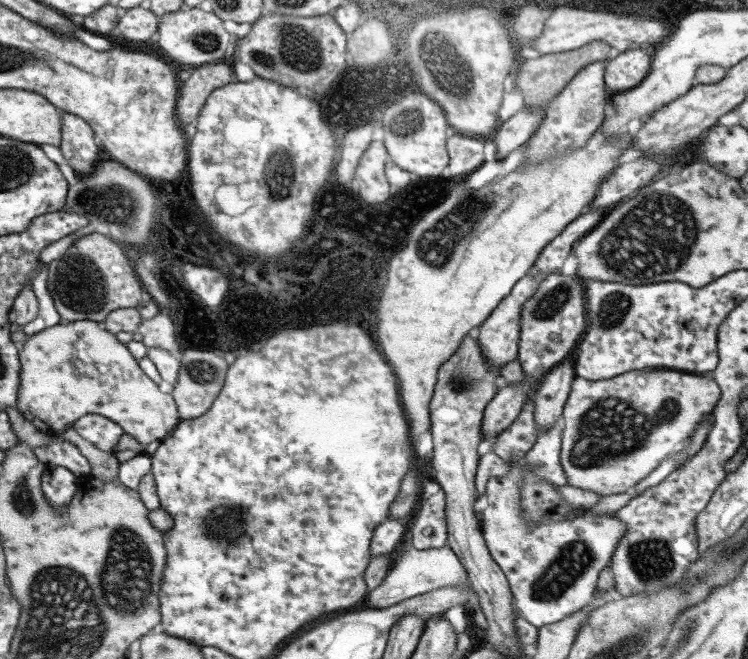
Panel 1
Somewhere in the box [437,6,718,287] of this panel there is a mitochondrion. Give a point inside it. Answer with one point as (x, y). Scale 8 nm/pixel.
(662, 238)

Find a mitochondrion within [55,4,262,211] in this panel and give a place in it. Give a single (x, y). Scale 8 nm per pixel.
(207, 41)

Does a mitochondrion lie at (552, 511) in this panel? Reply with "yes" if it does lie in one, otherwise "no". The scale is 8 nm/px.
no

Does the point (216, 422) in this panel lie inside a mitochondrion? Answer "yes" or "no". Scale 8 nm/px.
no

